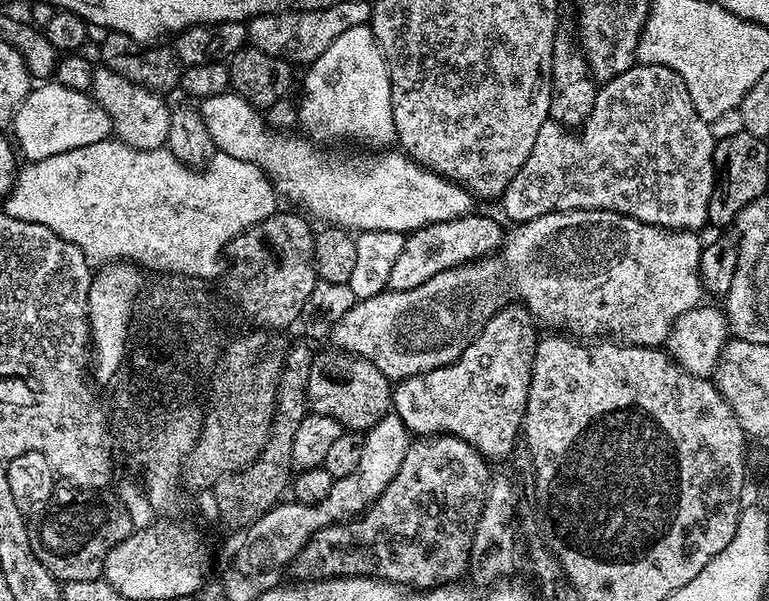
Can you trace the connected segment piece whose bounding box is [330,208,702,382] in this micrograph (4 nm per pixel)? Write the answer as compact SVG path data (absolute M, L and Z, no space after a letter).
M601 208L598 210L570 210L569 212L542 214L542 218L517 223L513 228L516 229L509 236L507 233L503 237L502 247L495 254L482 256L478 260L466 264L457 264L454 268L442 270L438 274L434 274L434 278L430 278L426 283L414 286L410 290L402 290L401 292L385 290L377 296L357 300L356 305L333 326L330 340L333 340L342 351L352 352L348 354L353 357L369 360L380 373L388 377L389 381L399 382L408 380L412 376L421 376L430 370L438 370L447 364L453 364L466 350L466 346L470 346L472 341L476 339L480 329L503 309L500 307L511 298L512 292L528 307L529 314L537 316L548 328L561 328L564 331L561 333L572 338L619 338L623 343L633 346L663 345L668 336L668 329L671 328L674 321L701 303L700 249L702 240L696 237L699 235L695 231L656 228L654 225L643 224L632 216L624 216L620 212L603 212Z

